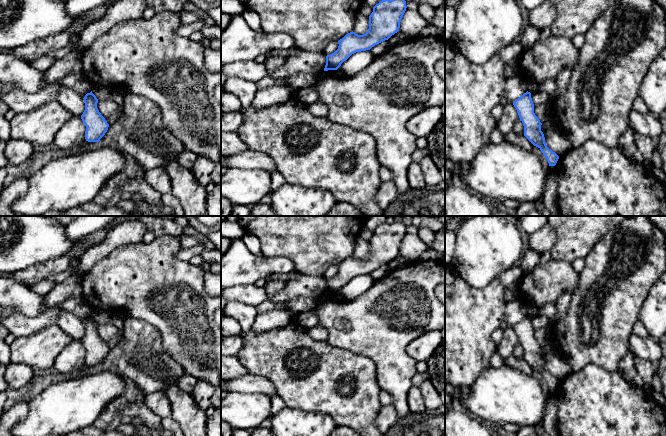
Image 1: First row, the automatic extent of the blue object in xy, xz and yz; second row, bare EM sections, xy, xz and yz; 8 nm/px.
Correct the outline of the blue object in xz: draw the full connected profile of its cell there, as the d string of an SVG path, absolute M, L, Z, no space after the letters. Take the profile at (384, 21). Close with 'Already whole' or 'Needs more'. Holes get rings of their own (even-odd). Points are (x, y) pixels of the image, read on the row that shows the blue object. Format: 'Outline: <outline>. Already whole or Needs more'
Outline: M382 0L376 4L369 16L368 31L363 35L352 31L340 39L338 49L326 56L324 71L337 70L352 54L370 50L388 40L399 31L406 8L405 0Z. Already whole

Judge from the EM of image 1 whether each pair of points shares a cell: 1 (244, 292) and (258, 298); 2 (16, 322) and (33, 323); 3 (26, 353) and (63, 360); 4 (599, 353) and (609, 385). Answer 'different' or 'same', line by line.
1: same
2: same
3: different
4: different

